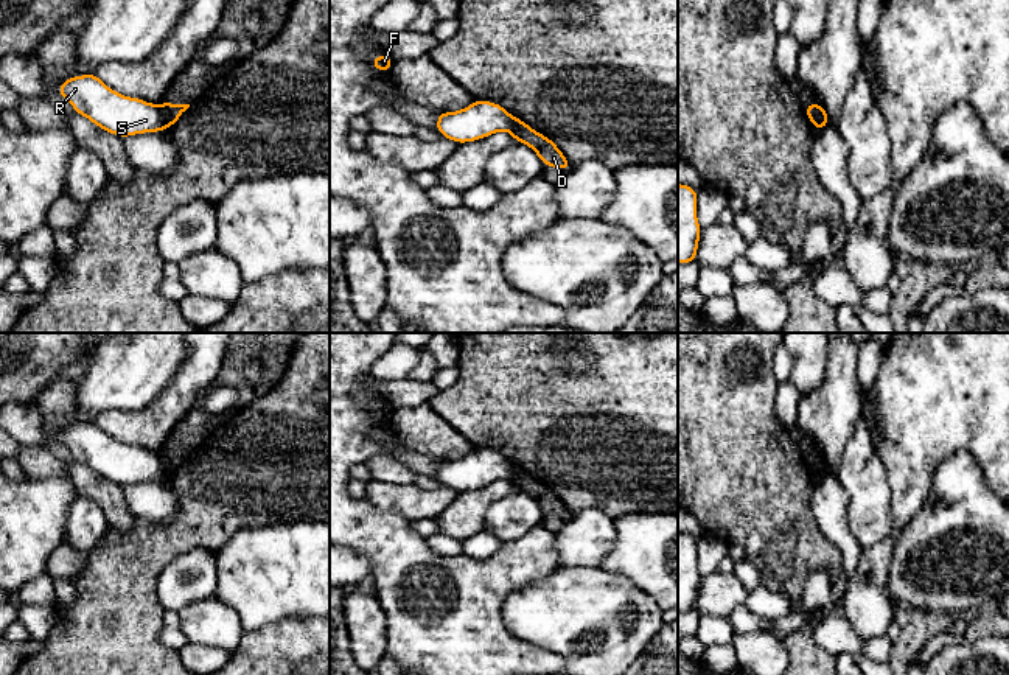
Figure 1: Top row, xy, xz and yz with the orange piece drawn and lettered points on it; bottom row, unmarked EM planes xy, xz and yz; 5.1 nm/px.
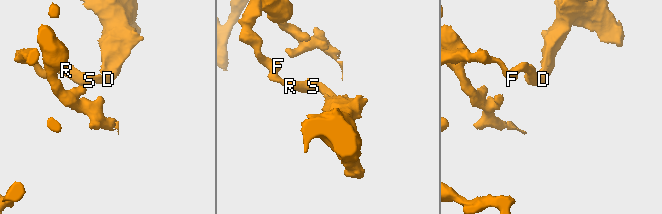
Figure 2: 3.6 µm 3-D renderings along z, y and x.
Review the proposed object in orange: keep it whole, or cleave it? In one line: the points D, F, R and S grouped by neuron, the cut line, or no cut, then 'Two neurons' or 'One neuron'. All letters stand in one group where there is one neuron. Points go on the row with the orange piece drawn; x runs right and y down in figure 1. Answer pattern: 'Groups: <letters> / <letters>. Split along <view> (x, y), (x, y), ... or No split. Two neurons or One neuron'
Groups: D / F R S. Split along xy (157, 106), (165, 128). Two neurons

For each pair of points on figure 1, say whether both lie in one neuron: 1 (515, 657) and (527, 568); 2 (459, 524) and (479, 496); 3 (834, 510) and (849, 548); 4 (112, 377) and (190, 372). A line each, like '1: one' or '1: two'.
1: one
2: one
3: one
4: two

